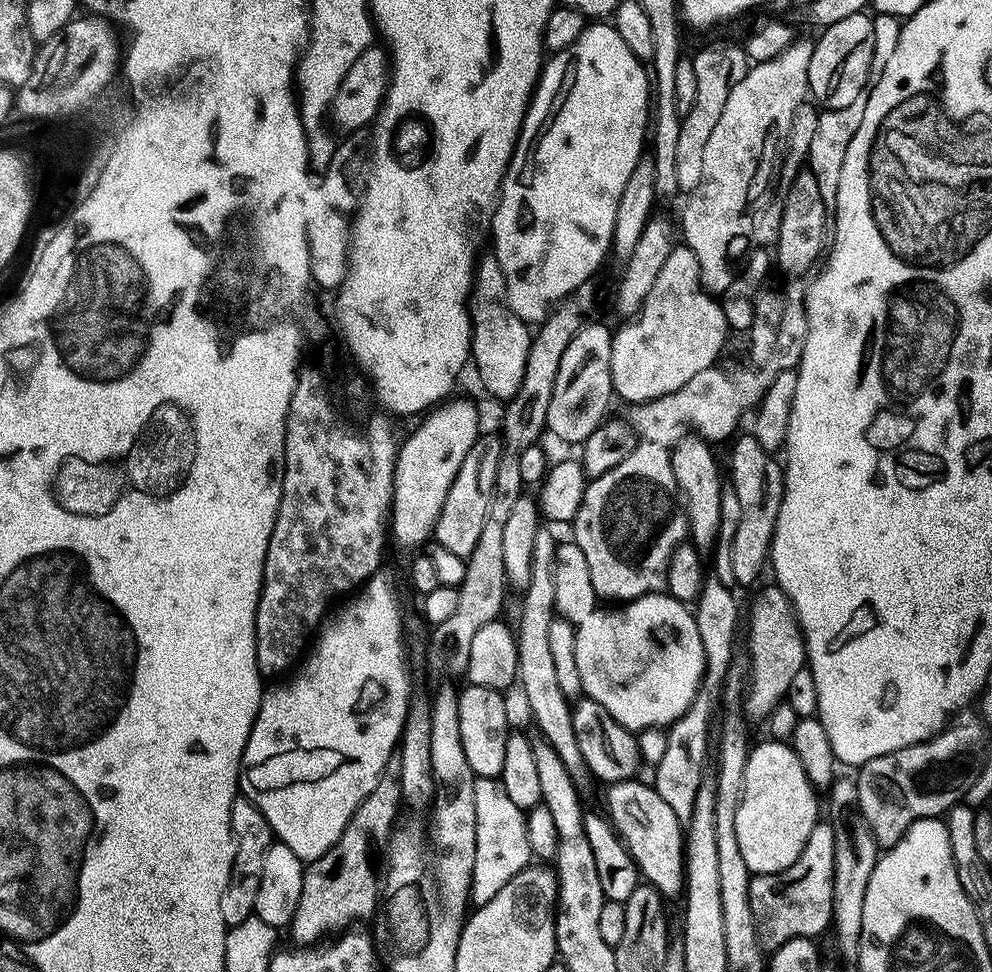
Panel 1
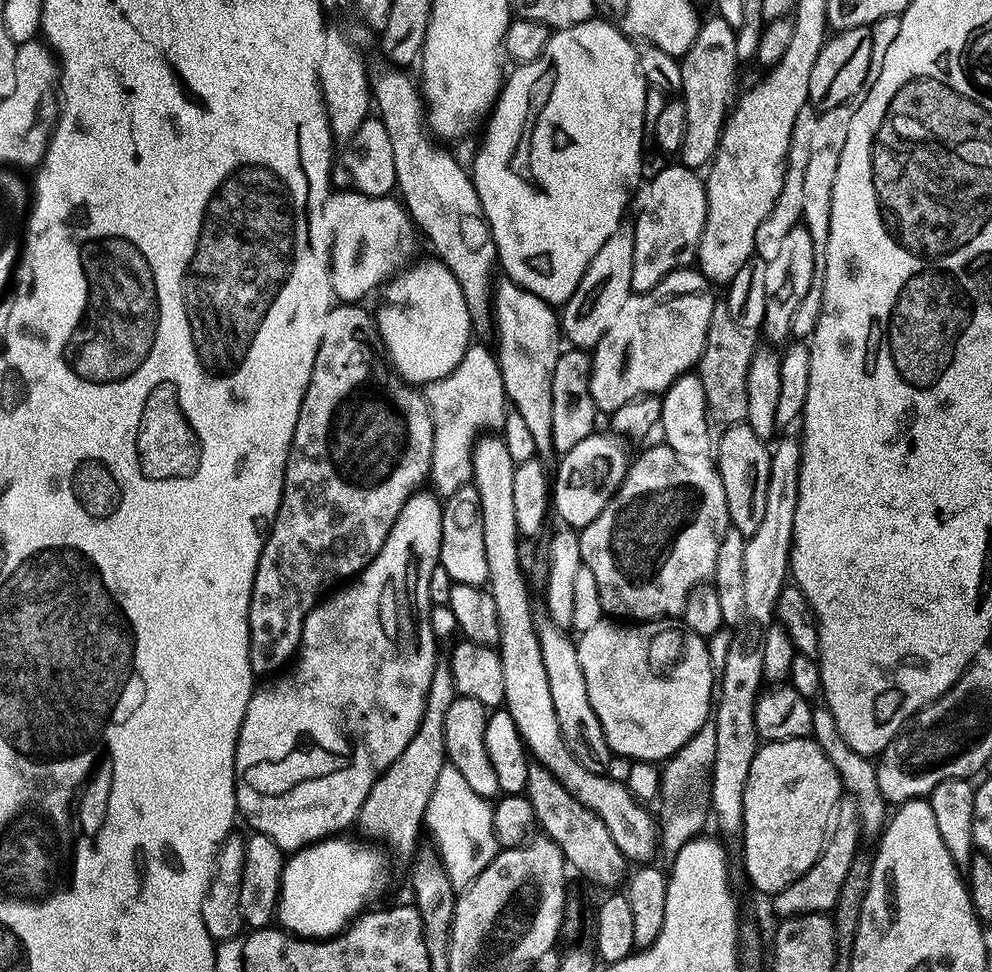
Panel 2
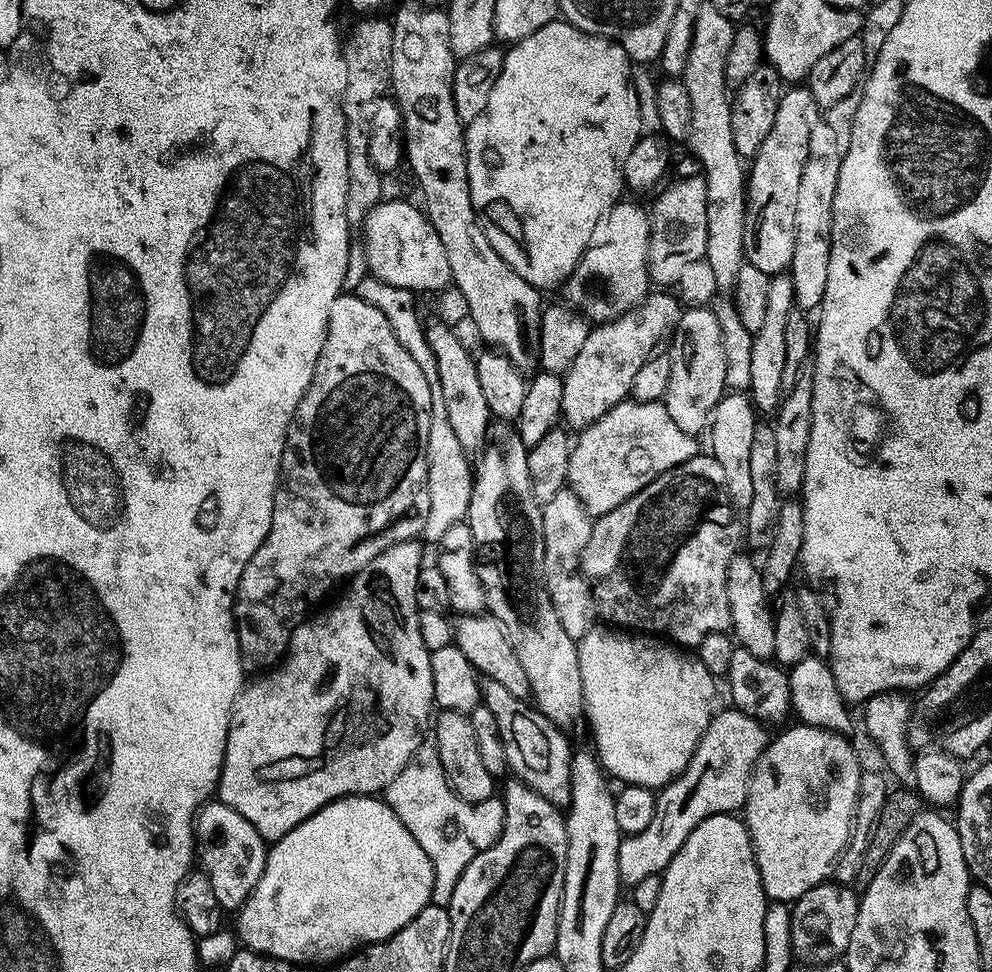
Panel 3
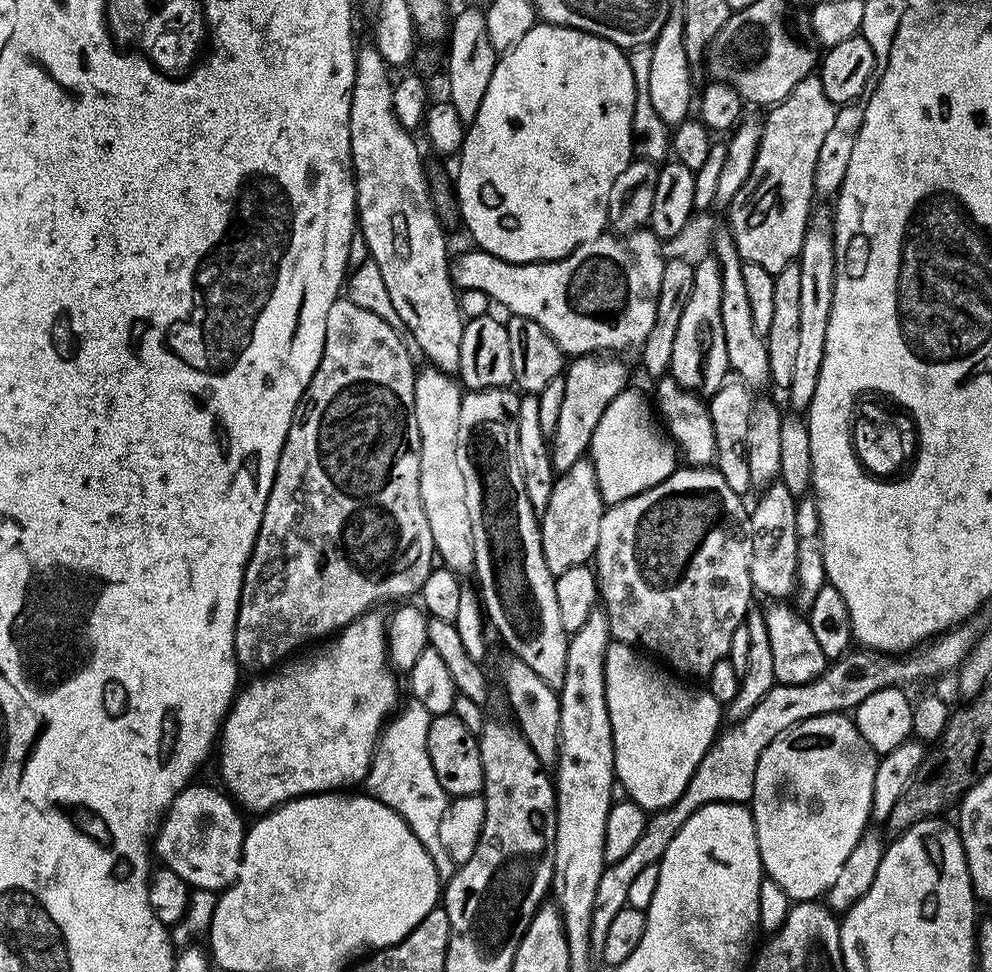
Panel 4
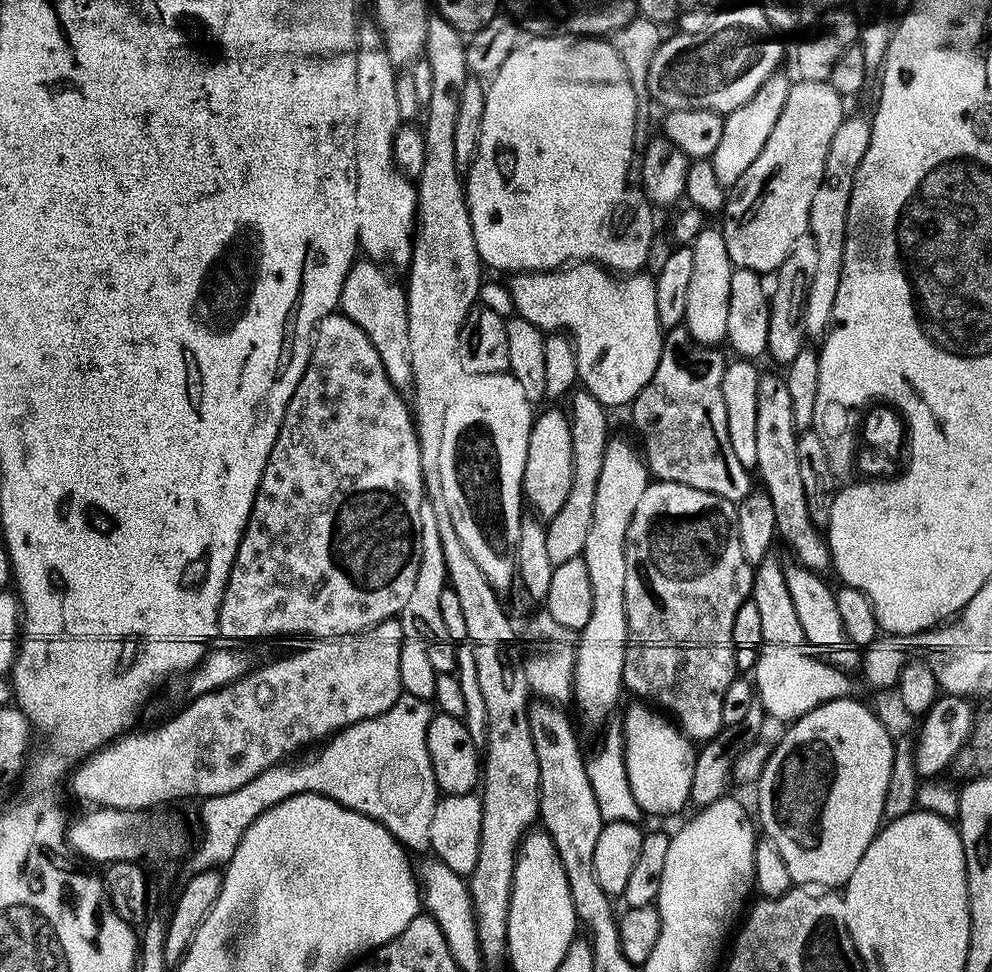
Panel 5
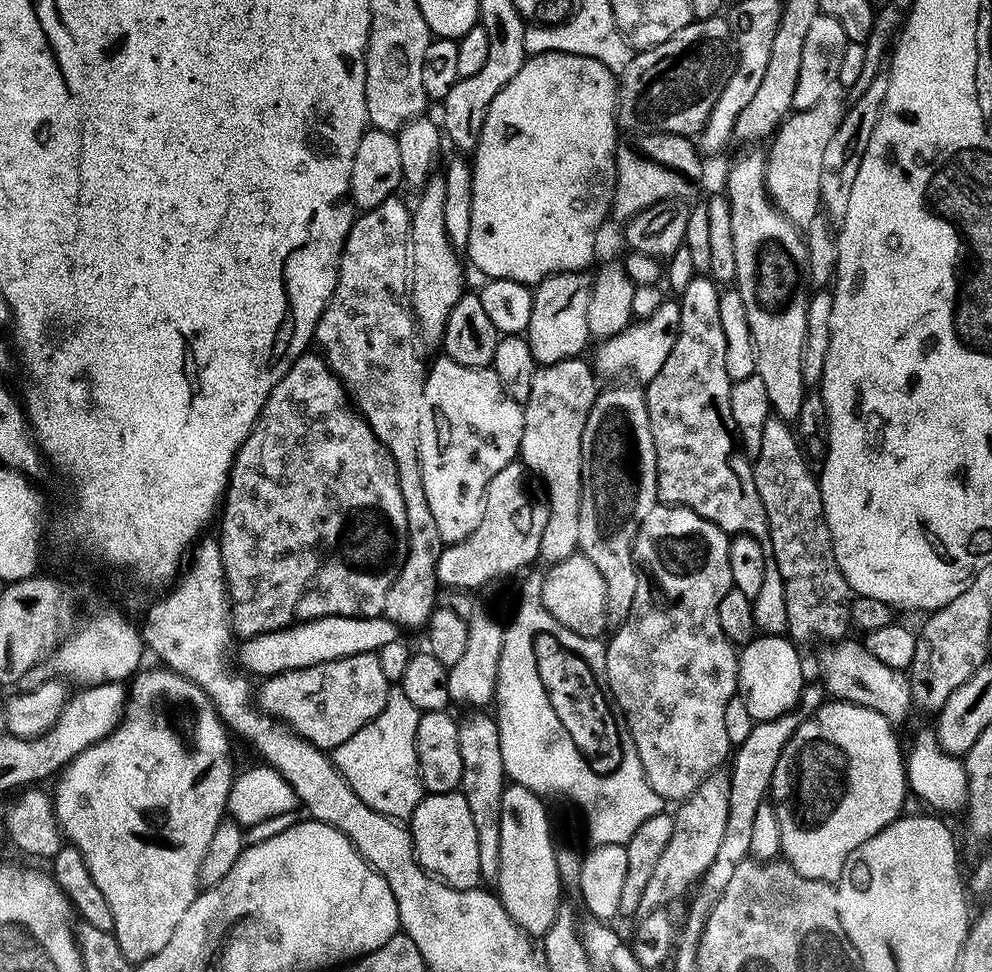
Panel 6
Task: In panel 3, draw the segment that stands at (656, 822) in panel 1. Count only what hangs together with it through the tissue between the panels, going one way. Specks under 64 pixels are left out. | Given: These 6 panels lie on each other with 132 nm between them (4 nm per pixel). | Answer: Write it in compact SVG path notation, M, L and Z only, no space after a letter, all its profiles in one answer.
M444 322L428 324L426 328L429 348L437 360L438 382L441 383L449 424L463 451L476 454L483 449L488 439L488 429L494 417L486 404L486 397L478 380L478 370L473 354L464 349L462 341L456 337L457 329Z

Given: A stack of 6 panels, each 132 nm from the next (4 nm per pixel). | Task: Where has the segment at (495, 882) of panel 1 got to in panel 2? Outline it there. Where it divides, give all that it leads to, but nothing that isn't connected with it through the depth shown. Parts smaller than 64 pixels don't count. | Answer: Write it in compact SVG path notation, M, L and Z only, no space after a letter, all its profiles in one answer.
M445 763L442 774L438 774L438 782L434 782L434 794L430 794L430 802L426 806L424 828L432 835L434 849L444 864L445 873L449 876L453 889L463 890L490 866L490 862L498 851L496 827L494 826L493 805L489 797L474 794L474 790L462 778L462 773L454 770L454 766Z

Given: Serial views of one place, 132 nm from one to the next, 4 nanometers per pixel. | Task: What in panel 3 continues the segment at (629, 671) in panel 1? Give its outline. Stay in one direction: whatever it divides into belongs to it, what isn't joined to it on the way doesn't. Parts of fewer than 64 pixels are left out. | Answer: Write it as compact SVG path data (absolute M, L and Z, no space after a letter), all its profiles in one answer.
M593 626L585 636L578 642L576 650L578 662L580 663L580 673L582 674L582 690L584 691L584 711L586 713L586 724L592 727L592 736L596 739L595 755L598 757L600 767L604 769L609 777L617 776L618 779L624 780L625 785L637 784L643 788L659 790L664 785L669 784L674 777L690 762L706 726L712 721L714 707L712 708L712 699L716 696L717 677L702 666L699 655L677 646L667 639L661 638L655 634L641 634L635 630L625 630L615 626Z

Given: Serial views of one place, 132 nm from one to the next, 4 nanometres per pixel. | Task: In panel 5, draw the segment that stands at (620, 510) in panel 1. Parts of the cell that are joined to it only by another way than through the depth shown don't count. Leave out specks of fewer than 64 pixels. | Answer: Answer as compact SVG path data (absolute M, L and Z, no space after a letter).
M656 480L649 483L630 518L630 530L626 530L624 550L626 552L626 626L628 627L628 649L622 670L625 689L629 693L632 691L637 701L647 702L667 713L689 740L693 742L712 740L724 727L722 698L726 698L726 686L730 686L730 682L738 676L734 658L734 614L738 614L738 606L742 606L742 602L746 602L751 597L754 577L753 565L746 562L746 554L742 554L742 542L738 542L736 504L726 498L718 498L718 494L710 494L706 490L694 490L694 486Z

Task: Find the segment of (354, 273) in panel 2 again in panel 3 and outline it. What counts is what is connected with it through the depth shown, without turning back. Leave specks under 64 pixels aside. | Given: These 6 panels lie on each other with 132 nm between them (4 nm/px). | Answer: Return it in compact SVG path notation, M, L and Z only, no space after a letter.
M388 200L376 204L362 225L362 247L368 271L383 283L402 287L415 294L439 294L453 287L446 248L431 221L419 207L404 200Z

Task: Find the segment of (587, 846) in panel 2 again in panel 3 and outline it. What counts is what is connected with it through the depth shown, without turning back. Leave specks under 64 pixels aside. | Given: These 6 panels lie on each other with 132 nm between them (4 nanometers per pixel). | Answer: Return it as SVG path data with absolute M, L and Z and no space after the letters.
M481 679L479 683L481 701L486 706L490 706L495 720L498 721L498 734L502 734L502 750L506 750L508 772L538 794L542 794L542 798L546 798L551 804L567 805L572 799L572 754L574 751L573 745L568 745L568 740L564 737L567 735L556 728L554 722L550 722L550 718L546 718L527 699L510 694L510 690L505 690L499 682Z

